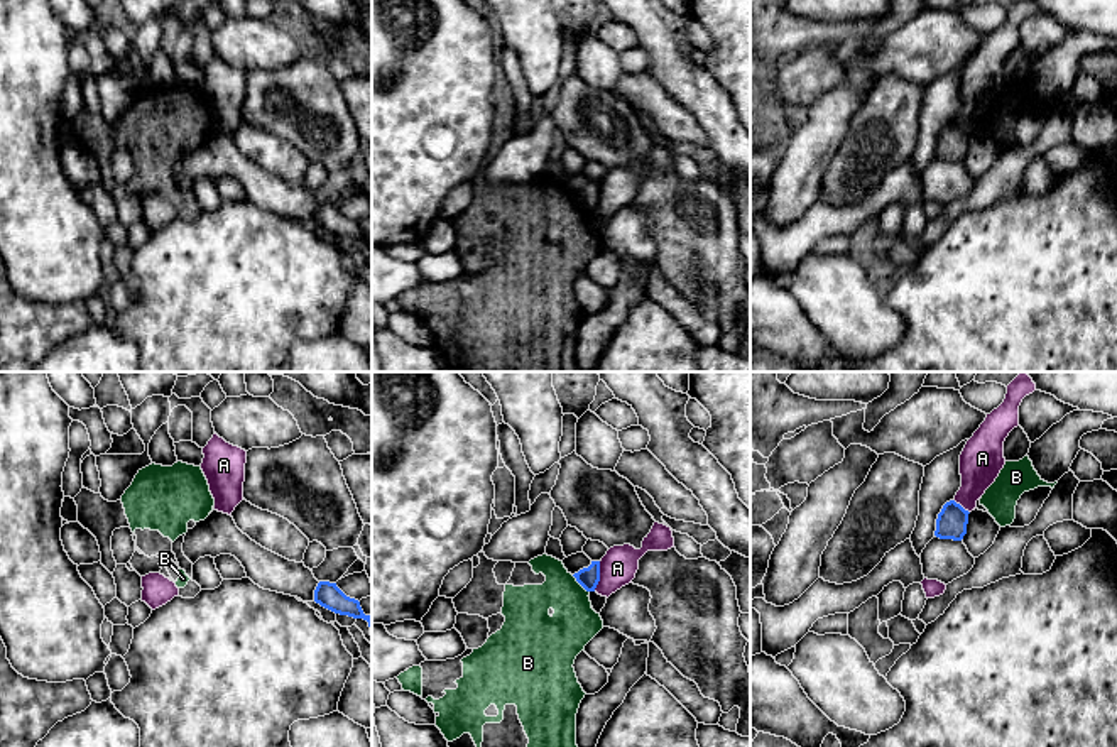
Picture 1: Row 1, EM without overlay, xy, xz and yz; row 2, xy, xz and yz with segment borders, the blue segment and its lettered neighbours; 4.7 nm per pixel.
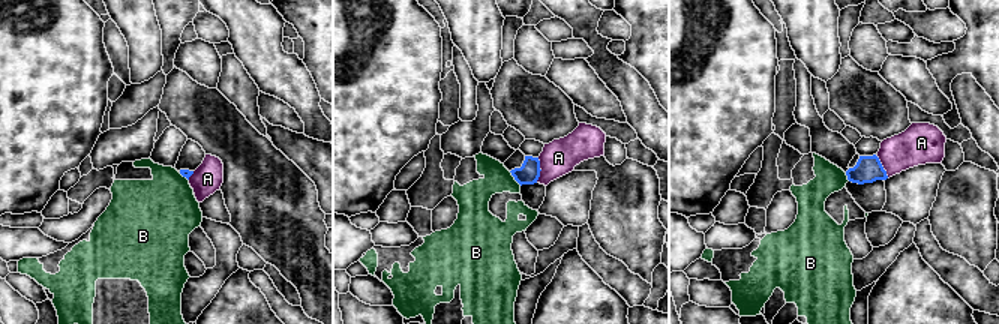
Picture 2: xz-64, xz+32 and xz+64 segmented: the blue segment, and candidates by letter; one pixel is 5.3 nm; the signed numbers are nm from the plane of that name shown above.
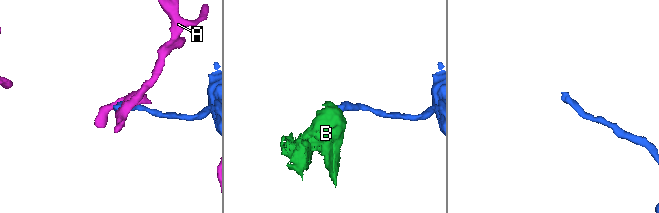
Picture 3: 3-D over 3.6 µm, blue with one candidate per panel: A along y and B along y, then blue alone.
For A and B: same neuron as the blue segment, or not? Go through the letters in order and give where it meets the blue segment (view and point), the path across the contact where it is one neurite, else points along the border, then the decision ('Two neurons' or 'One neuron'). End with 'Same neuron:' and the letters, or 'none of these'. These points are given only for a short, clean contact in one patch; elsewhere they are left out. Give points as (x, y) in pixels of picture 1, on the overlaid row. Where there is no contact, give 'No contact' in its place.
A: Touches blue at xz (599, 577). Two neurons
B: Touches blue at xz (580, 583). Boundary: xz (572, 575), (588, 592). Two neurons
Same neuron: none of these

